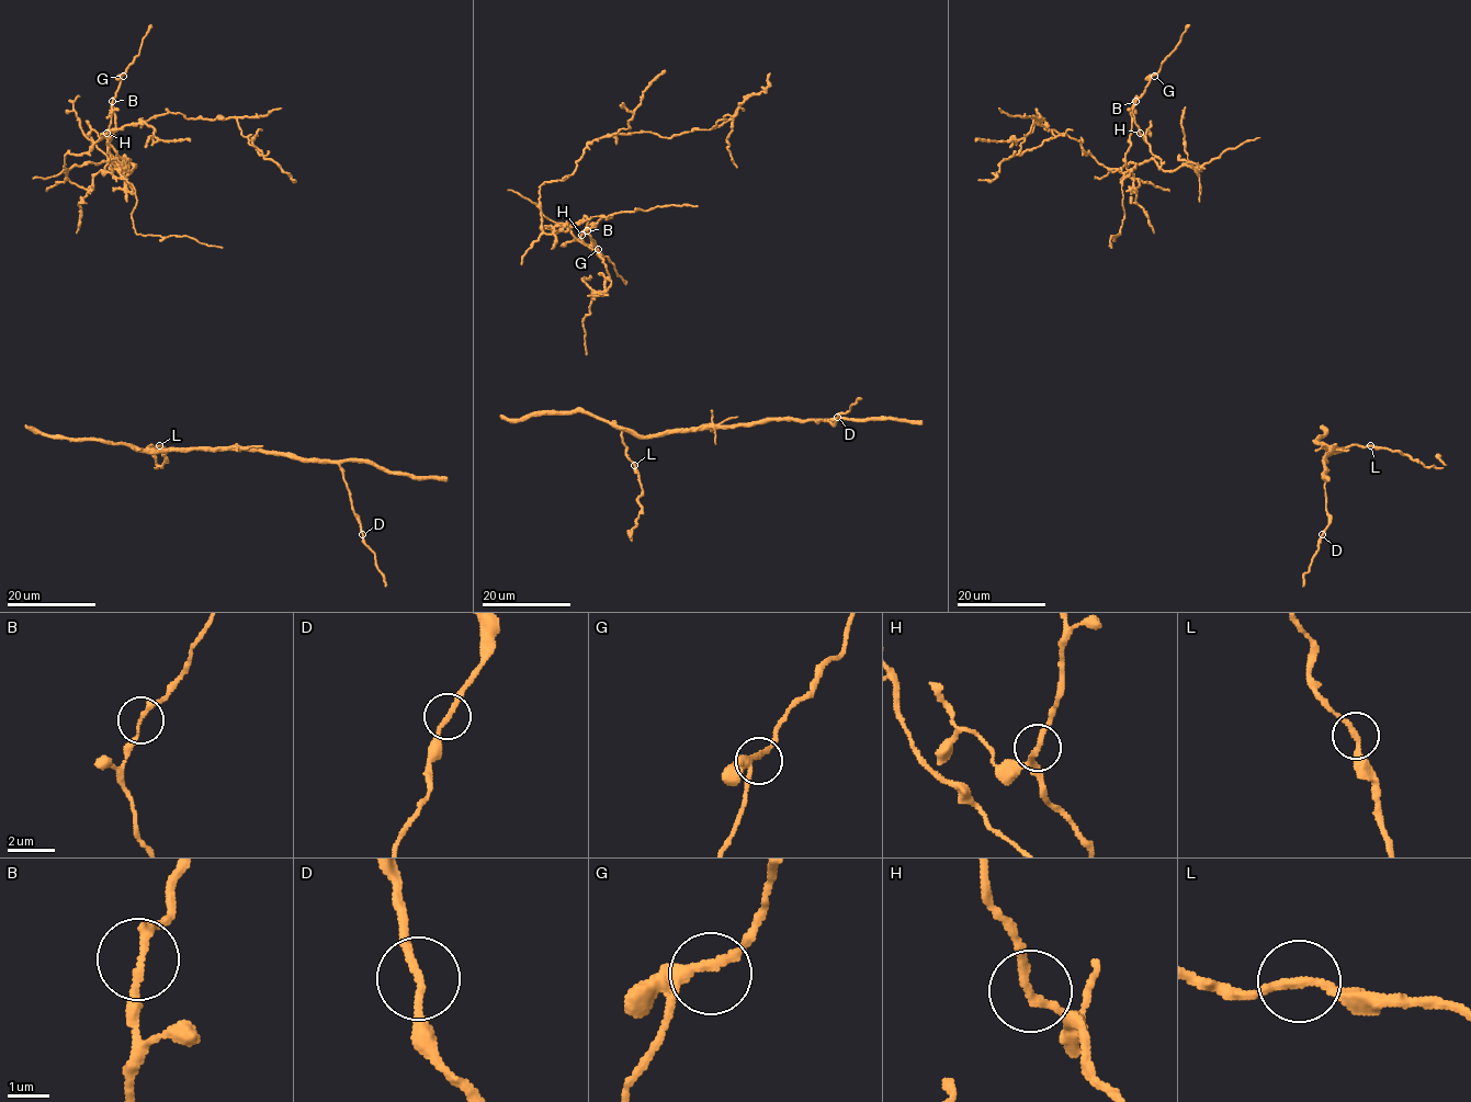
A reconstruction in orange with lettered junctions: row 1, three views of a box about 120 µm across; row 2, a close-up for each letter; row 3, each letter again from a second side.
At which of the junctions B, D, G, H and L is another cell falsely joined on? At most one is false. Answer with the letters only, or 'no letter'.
H

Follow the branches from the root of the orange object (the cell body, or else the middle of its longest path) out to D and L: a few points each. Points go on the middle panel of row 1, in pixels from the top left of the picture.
D: (501, 415), (520, 419), (586, 411), (644, 436), (751, 425), (770, 420), (822, 419), (834, 423), (837, 417)
L: (501, 415), (520, 419), (545, 413), (592, 413), (621, 429), (626, 457), (634, 465)

